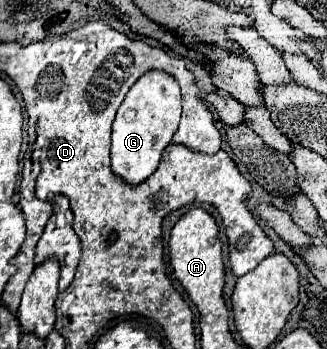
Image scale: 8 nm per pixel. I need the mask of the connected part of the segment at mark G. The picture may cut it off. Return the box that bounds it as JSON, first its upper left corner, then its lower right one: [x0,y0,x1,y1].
[111,73,181,185]

